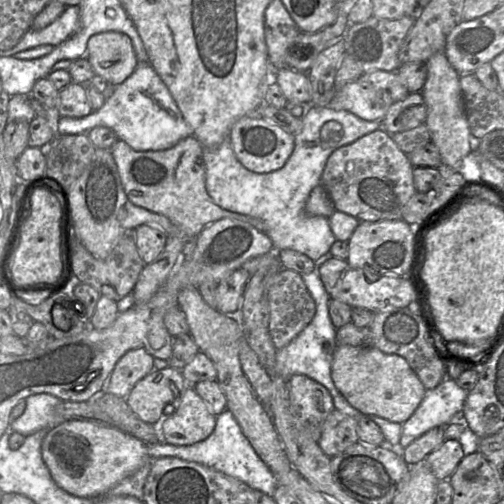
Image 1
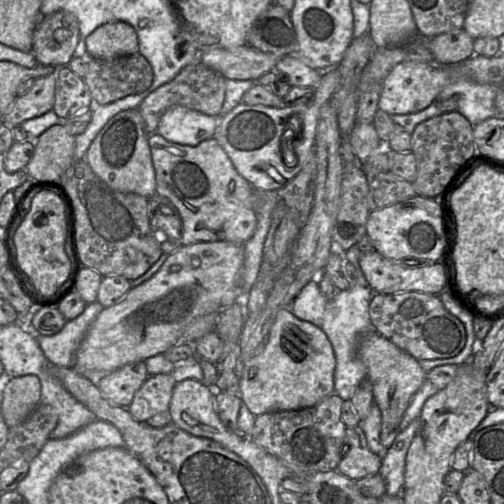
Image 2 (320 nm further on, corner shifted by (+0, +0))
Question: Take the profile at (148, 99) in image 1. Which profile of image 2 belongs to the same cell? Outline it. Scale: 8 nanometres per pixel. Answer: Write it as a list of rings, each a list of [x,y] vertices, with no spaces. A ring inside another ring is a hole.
[[[176,106],[162,115],[156,133],[169,142],[197,146],[214,137],[218,121],[219,117]]]

